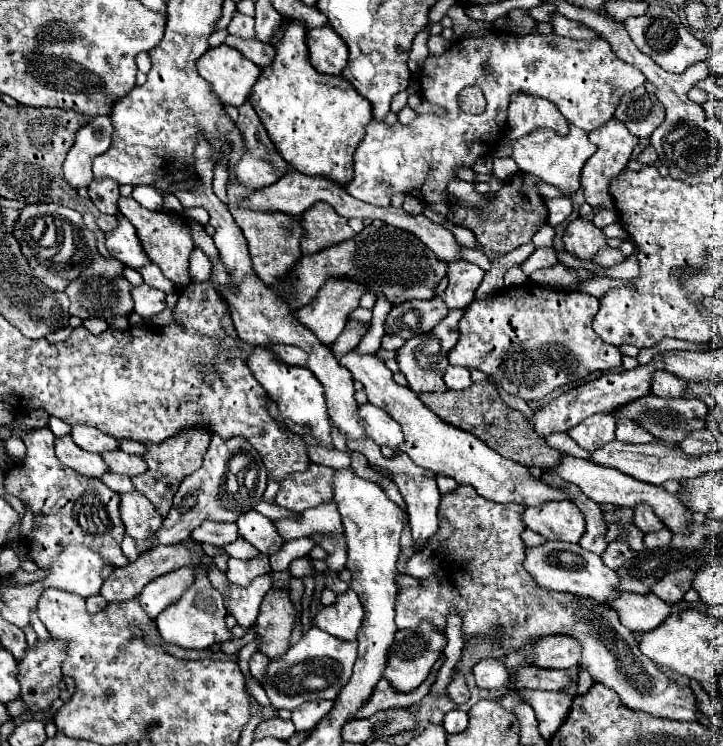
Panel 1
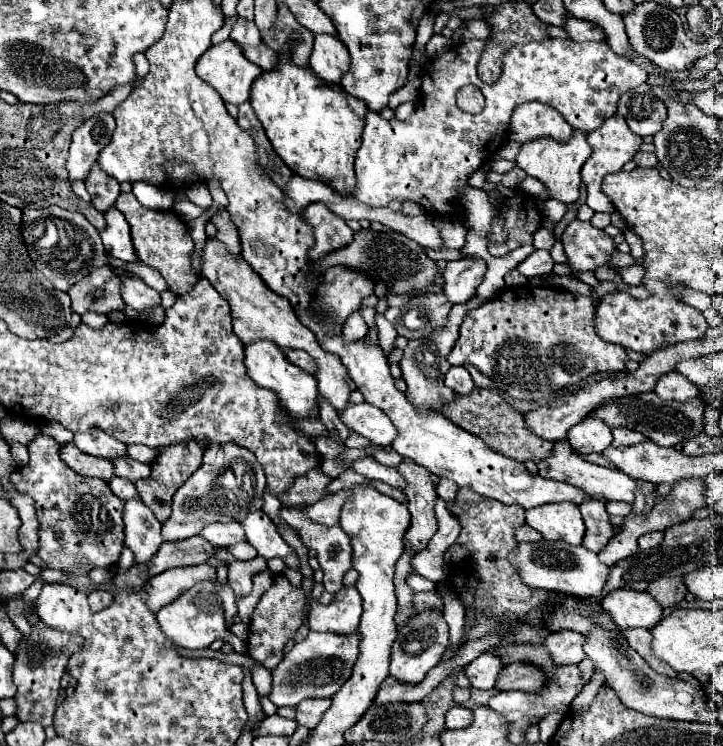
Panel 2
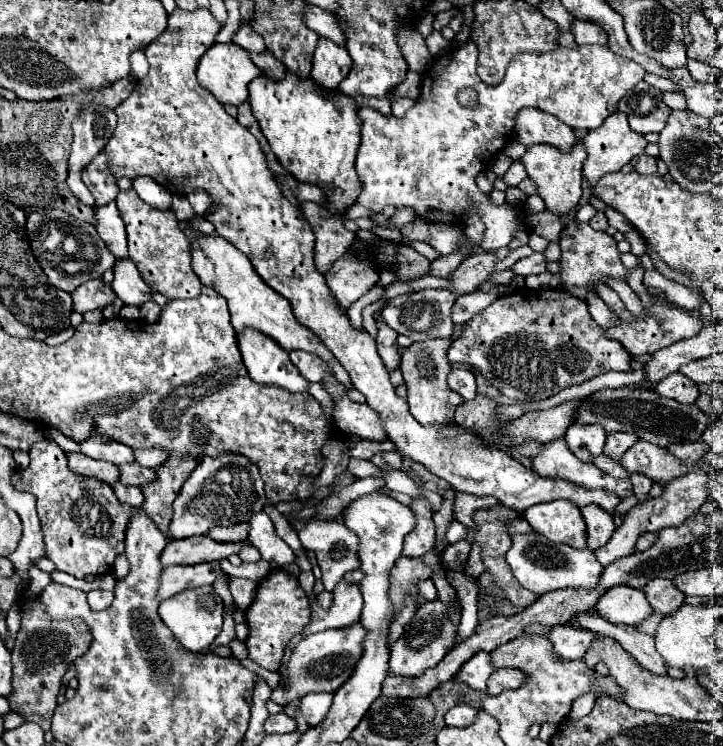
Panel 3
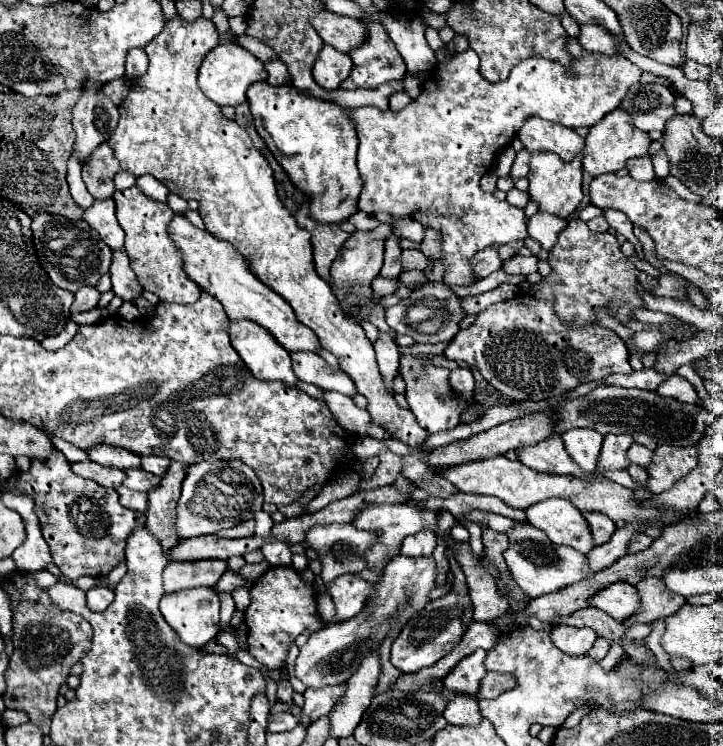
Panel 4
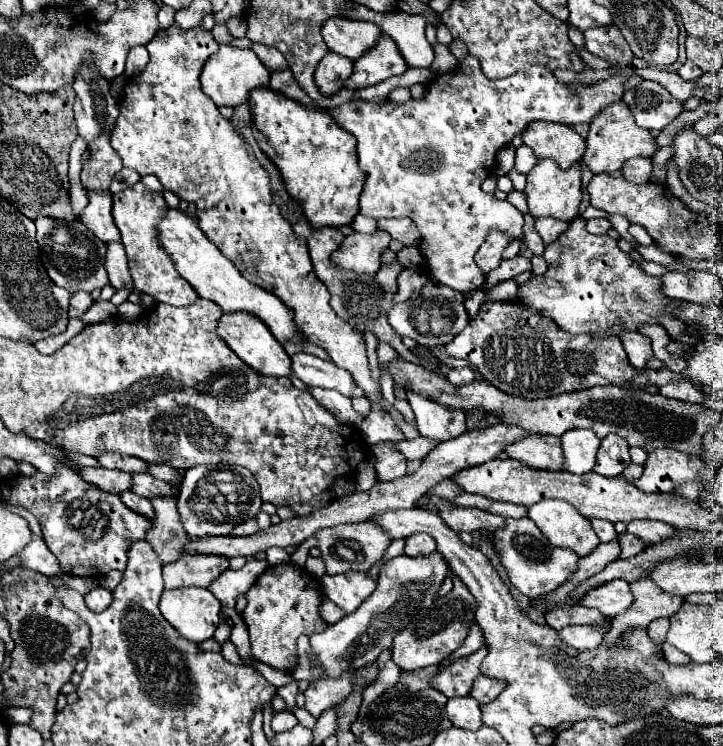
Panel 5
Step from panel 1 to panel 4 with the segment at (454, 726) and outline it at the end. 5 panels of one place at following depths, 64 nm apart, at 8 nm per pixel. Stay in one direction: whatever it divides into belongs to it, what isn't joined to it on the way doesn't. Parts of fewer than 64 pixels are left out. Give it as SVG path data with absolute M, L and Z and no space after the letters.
M456 696L444 710L444 718L454 726L476 726L482 716L478 710L478 702L470 696Z

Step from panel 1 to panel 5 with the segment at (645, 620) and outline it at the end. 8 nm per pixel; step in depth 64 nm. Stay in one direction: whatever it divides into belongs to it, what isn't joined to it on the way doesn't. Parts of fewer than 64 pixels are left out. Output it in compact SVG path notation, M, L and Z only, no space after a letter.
M614 580L594 588L590 594L586 594L586 598L582 598L580 604L588 608L596 608L604 616L614 618L626 612L632 606L632 602L634 602L634 596L632 596L630 584L626 580Z

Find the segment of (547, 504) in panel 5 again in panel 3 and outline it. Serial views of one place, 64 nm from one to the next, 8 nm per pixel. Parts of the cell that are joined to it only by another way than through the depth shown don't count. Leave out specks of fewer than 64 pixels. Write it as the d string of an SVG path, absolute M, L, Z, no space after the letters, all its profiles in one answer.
M554 500L532 506L524 512L526 522L534 532L546 536L550 542L568 544L572 548L586 548L586 524L580 508L568 500Z

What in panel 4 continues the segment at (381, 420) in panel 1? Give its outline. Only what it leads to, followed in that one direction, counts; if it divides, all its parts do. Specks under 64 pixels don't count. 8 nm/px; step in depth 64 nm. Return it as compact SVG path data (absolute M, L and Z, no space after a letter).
M324 392L324 400L334 414L336 422L344 428L350 430L356 436L368 436L368 430L372 426L372 416L368 414L366 408L358 408L350 396L338 394L338 392Z

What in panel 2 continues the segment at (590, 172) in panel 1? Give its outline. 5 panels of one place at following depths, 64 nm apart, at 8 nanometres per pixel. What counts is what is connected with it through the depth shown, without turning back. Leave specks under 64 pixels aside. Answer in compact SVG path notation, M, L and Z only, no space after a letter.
M612 116L608 118L598 130L588 134L588 144L592 146L592 156L586 160L586 164L582 166L582 182L586 184L588 190L588 200L586 204L594 210L594 212L612 212L614 206L610 202L610 198L602 192L602 182L606 174L614 174L620 172L622 166L632 160L632 156L636 154L636 150L642 144L642 138L636 136L634 132L630 132L630 128L626 126L626 120L622 116Z

